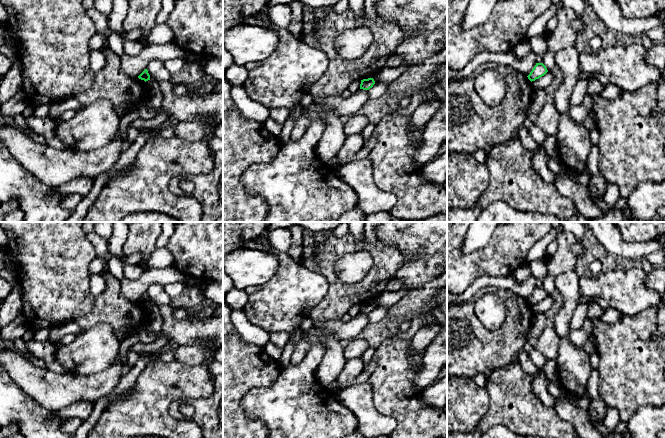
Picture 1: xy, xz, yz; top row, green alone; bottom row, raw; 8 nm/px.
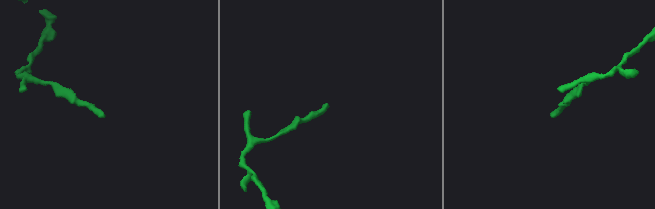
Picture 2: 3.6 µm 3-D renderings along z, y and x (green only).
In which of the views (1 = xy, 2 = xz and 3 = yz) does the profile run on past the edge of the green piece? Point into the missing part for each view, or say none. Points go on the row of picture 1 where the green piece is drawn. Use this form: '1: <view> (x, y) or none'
1: none
2: none
3: none

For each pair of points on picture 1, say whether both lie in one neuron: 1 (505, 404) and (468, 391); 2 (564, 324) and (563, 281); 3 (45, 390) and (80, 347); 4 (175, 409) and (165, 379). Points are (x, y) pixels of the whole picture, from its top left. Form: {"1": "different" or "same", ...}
{"1": "different", "2": "same", "3": "different", "4": "different"}

